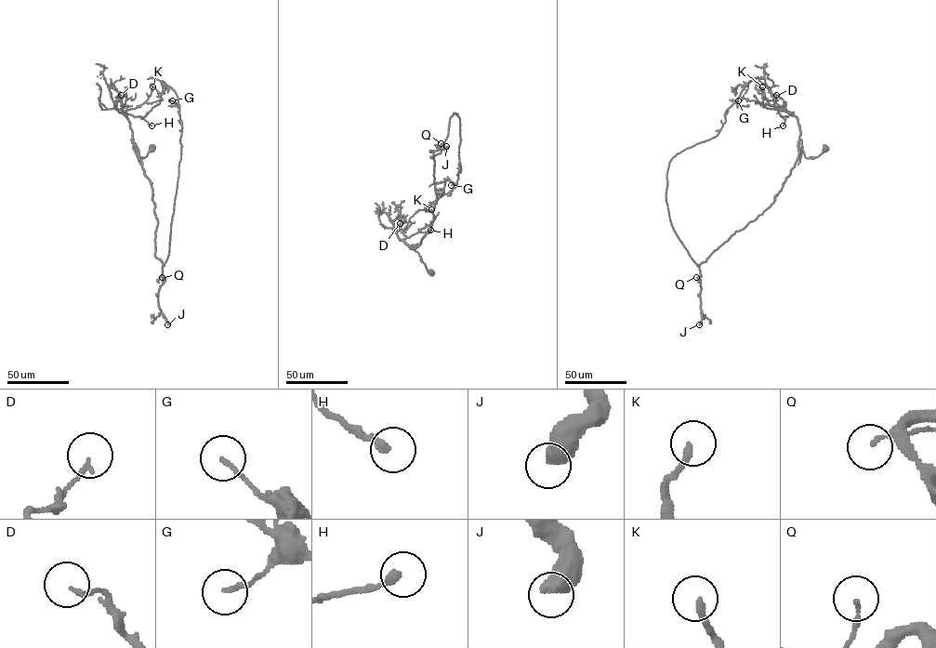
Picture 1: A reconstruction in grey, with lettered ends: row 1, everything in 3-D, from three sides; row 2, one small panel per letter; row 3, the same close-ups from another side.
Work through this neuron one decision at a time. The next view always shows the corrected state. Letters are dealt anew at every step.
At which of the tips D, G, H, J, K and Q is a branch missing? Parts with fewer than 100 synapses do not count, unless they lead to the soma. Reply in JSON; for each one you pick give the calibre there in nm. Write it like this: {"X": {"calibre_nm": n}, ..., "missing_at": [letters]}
{"J": {"calibre_nm": 550}, "missing_at": ["J"]}

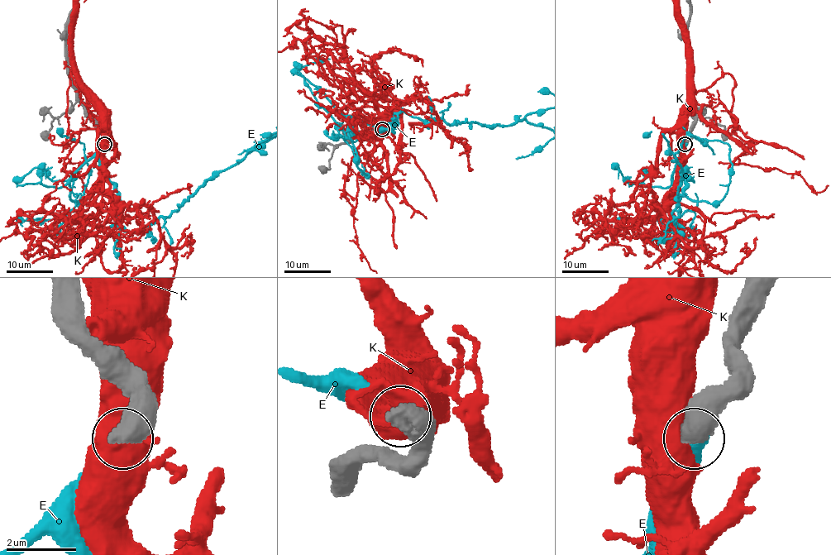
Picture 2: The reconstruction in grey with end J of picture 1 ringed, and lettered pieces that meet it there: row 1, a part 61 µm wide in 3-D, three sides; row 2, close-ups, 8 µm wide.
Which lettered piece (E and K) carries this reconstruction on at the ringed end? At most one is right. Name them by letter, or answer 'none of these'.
E

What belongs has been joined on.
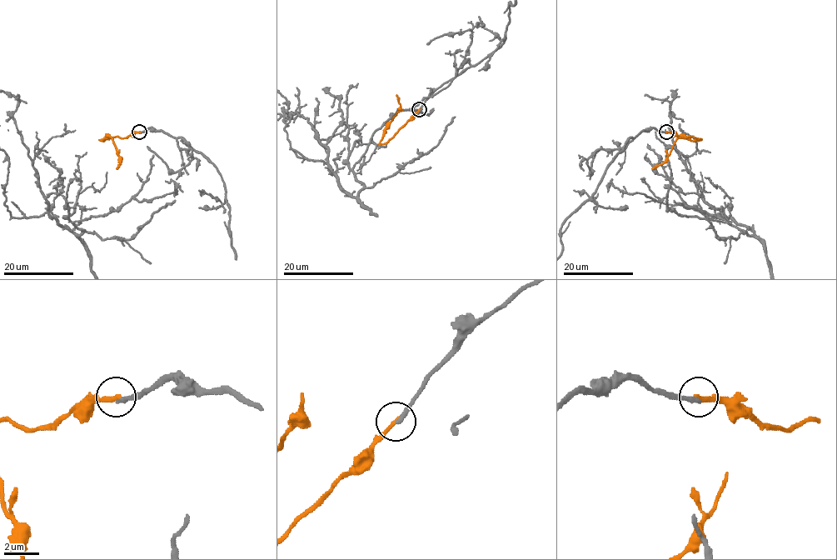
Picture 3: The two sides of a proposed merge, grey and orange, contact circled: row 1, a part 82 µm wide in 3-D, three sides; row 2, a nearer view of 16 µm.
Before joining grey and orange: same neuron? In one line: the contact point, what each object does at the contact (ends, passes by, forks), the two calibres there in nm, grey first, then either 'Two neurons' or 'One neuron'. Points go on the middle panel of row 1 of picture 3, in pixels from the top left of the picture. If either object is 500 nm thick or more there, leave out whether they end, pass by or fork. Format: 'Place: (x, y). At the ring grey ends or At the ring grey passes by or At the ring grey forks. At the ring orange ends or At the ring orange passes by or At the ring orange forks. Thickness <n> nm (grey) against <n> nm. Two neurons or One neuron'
Place: (419, 109). At the ring grey ends. At the ring orange ends. Thickness 280 nm (grey) against 260 nm. Two neurons

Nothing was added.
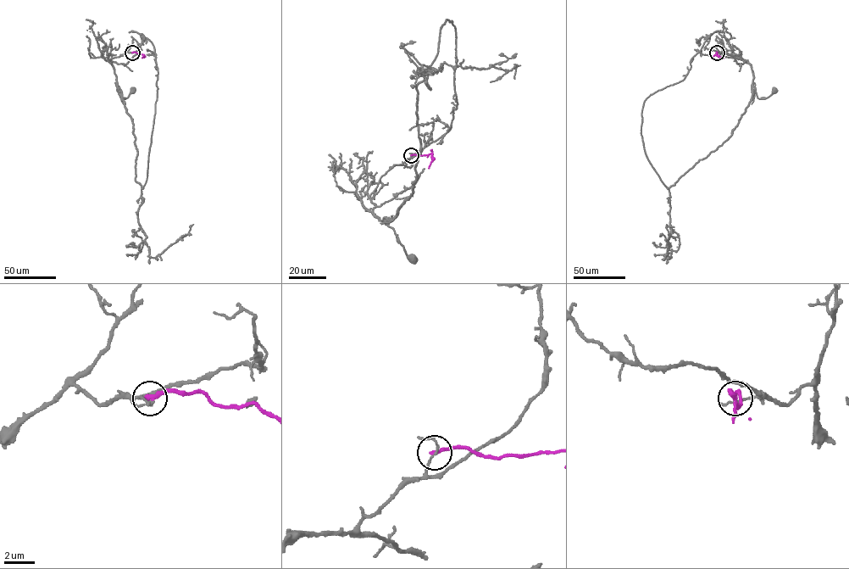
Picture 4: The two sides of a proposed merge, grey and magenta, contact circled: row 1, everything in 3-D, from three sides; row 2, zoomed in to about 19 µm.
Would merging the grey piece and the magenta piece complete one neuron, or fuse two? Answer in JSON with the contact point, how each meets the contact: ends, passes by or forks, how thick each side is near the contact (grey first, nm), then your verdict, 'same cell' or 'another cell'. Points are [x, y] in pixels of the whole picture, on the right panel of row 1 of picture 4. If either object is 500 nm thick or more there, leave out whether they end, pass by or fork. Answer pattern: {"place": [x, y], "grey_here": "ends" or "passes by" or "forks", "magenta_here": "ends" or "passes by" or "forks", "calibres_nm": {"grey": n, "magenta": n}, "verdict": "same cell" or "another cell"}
{"place": [717, 52], "grey_here": "passes by", "magenta_here": "ends", "calibres_nm": {"grey": 110, "magenta": 280}, "verdict": "another cell"}

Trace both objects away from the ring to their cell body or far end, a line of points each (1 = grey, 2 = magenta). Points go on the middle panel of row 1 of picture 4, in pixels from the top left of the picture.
1: (411, 155), (382, 175), (370, 198), (375, 205), (373, 213), (383, 221), (385, 217), (406, 253), (413, 258)
2: (411, 155), (431, 153), (432, 161), (429, 168)

